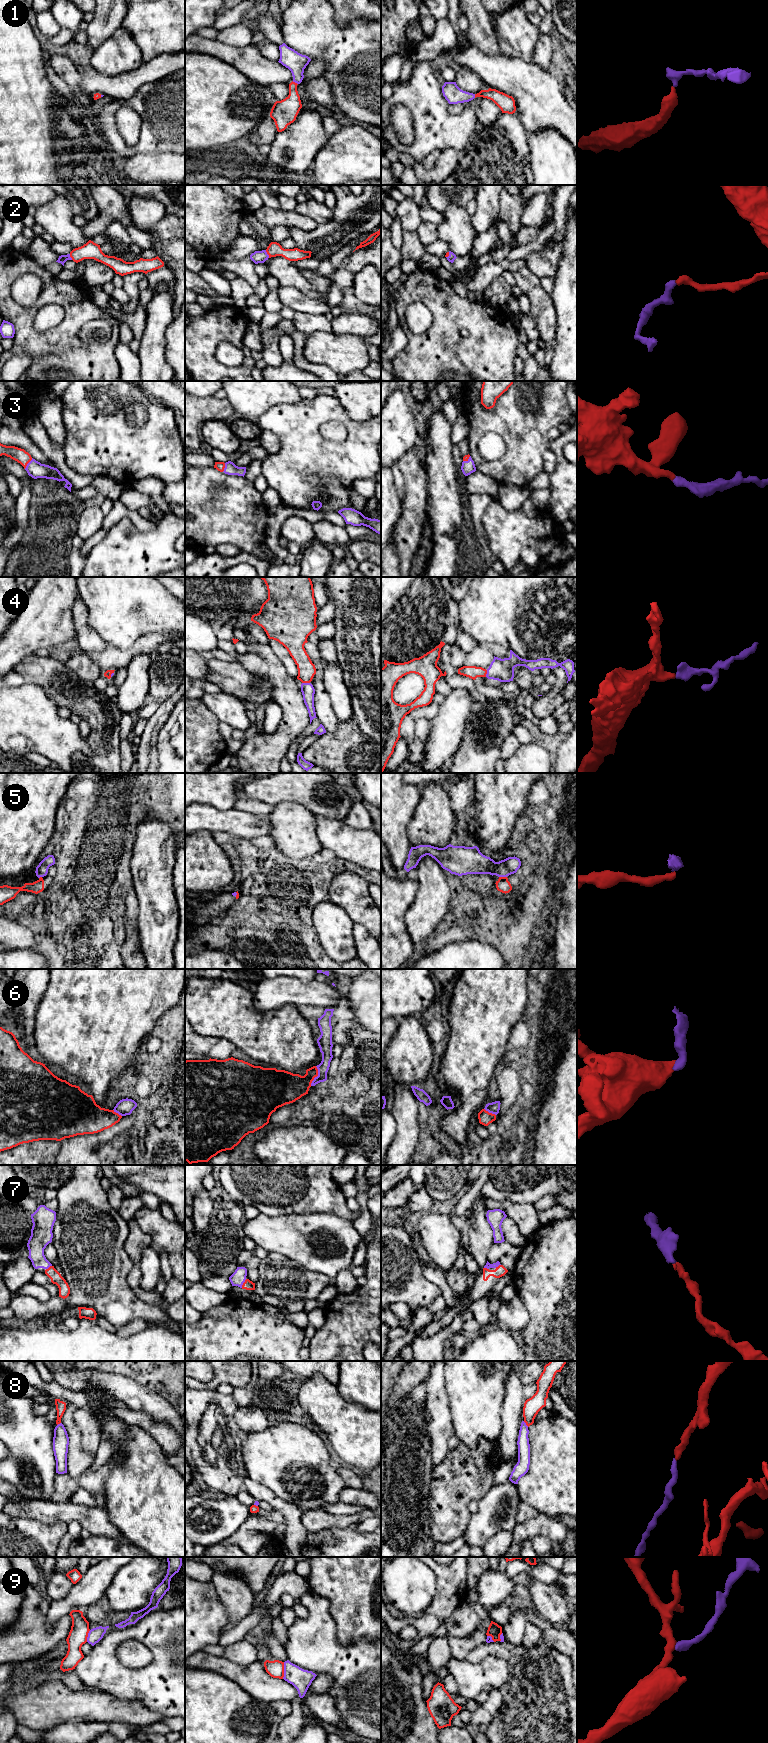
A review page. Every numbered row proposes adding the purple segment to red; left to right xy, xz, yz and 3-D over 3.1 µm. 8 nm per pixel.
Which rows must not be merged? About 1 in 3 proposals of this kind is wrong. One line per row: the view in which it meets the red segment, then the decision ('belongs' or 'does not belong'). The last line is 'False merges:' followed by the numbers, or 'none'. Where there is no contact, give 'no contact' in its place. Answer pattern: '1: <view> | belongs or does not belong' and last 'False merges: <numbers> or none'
1: xz | belongs
2: xz | belongs
3: xy | belongs
4: xz | belongs
5: yz | does not belong
6: xz | belongs
7: xz | belongs
8: yz | belongs
9: xz | does not belong
False merges: 5, 9

